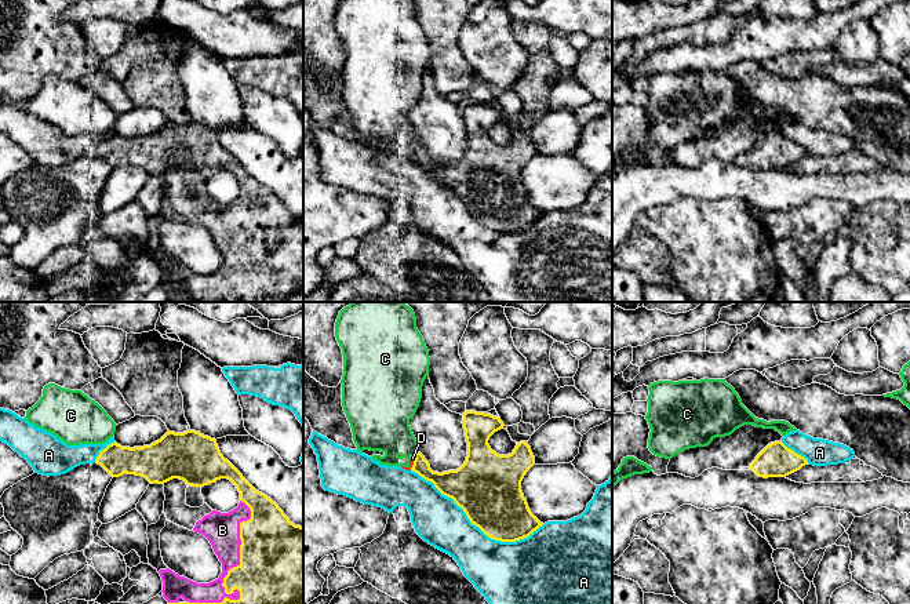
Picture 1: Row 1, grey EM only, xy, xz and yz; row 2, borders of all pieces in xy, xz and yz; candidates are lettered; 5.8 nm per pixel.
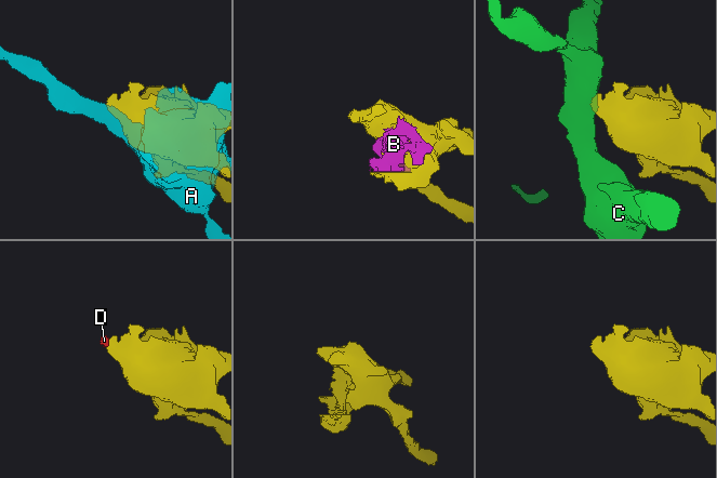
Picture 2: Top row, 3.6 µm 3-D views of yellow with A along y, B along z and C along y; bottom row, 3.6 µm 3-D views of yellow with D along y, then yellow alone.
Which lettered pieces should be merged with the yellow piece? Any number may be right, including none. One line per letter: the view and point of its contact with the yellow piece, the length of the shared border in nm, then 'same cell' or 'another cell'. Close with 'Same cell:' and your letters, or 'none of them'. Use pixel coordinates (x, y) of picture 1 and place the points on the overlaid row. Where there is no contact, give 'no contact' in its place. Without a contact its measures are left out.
A: contact xz (476, 526); length 850 nm; another cell
B: contact xy (237, 566); length 700 nm; same cell
C: contact xz (417, 452); length 50 nm; another cell
D: contact xz (414, 464); length 90 nm; same cell
Same cell: B, D

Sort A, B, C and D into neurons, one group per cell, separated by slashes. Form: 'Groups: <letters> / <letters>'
Groups: A / B D / C

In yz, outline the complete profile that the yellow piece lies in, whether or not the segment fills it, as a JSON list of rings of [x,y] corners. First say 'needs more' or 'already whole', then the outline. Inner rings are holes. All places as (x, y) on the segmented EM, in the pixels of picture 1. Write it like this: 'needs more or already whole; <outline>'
already whole; [[[782,441],[768,444],[750,463],[750,469],[758,477],[786,477],[802,466],[808,465],[808,461],[787,448]]]

